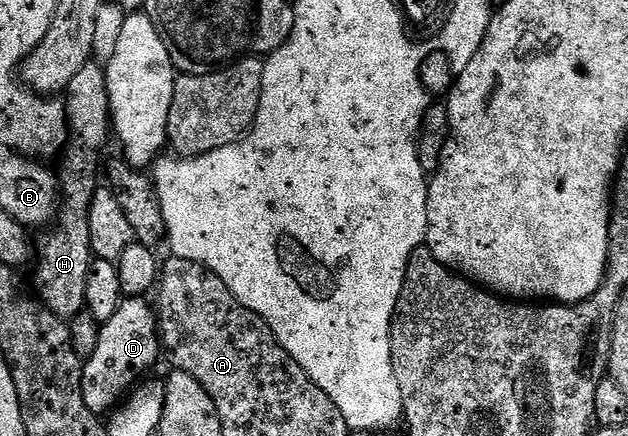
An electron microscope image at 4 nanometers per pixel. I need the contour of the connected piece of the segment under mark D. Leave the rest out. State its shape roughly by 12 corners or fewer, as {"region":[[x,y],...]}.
{"region":[[128,297],[83,361],[85,407],[112,412],[161,361],[159,319]]}

